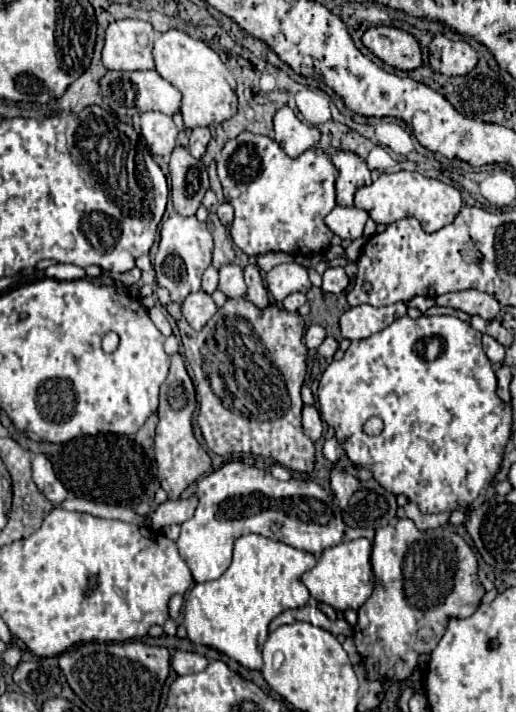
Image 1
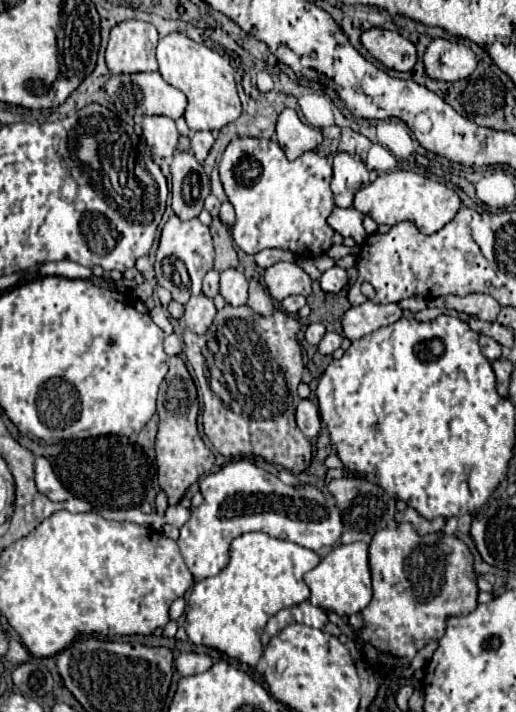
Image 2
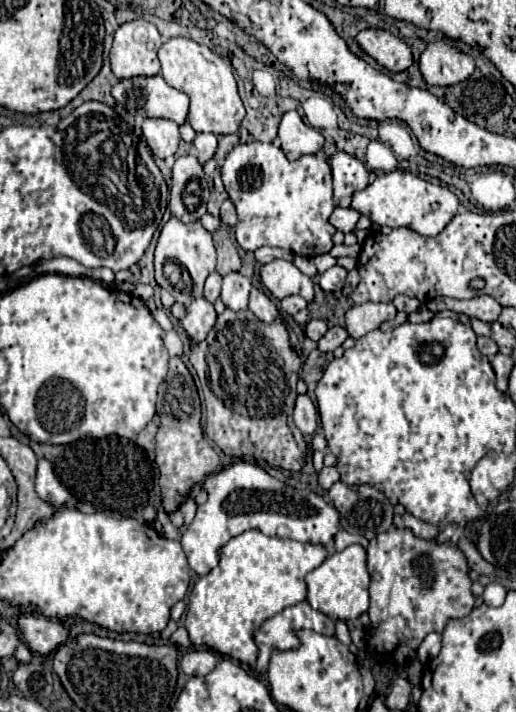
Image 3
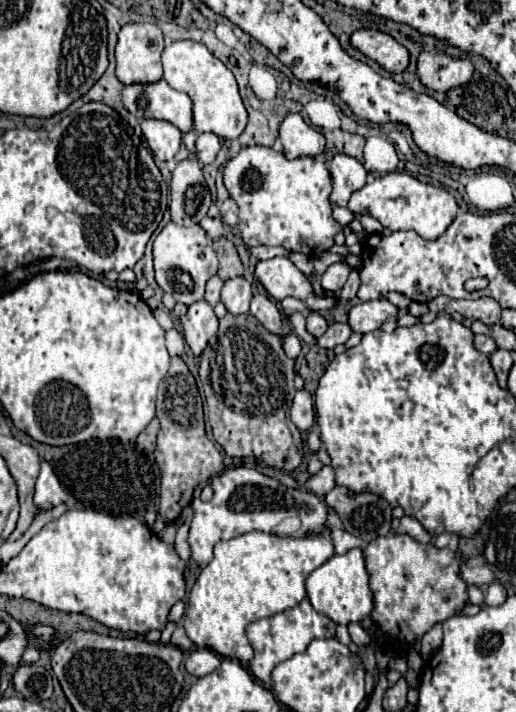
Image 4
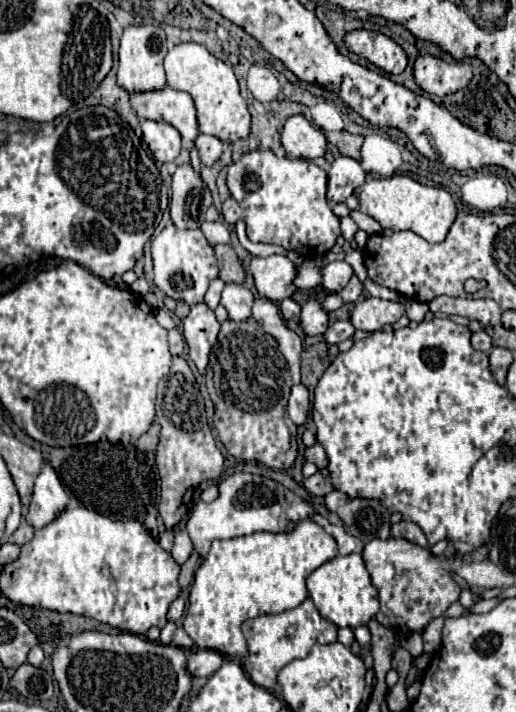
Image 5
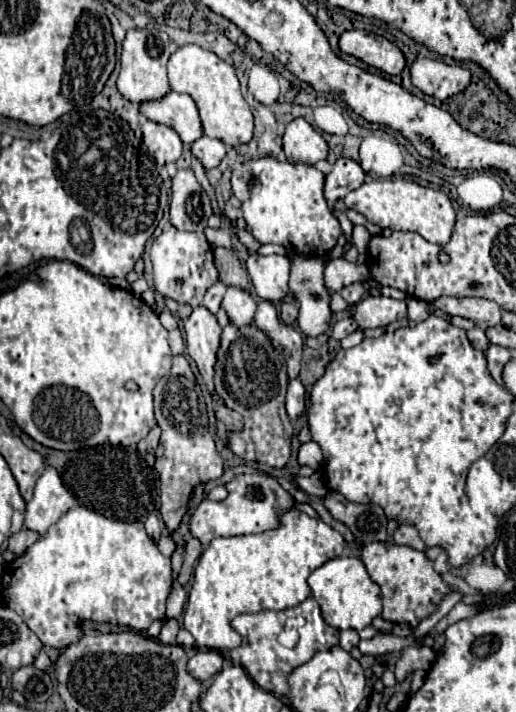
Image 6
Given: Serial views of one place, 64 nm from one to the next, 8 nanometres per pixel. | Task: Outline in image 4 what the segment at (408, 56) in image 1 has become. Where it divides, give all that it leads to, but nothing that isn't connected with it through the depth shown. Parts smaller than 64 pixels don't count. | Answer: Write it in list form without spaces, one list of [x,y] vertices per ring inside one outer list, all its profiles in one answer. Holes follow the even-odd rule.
[[[356,30],[350,36],[350,44],[370,60],[378,62],[390,74],[404,72],[408,66],[408,50],[384,32]]]

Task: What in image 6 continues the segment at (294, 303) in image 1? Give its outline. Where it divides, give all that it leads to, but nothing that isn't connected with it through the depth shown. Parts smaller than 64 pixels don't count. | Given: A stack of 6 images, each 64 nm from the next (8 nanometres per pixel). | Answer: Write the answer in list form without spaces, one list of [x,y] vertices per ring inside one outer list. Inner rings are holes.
[[[284,302],[280,306],[280,318],[282,318],[284,324],[292,326],[296,322],[296,318],[298,318],[298,306],[294,302]]]

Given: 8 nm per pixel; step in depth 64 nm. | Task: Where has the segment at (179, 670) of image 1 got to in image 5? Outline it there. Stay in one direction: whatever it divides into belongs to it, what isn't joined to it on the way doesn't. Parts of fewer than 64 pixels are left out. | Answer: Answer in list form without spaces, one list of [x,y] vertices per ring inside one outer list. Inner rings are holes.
[[[196,650],[188,658],[188,672],[192,676],[212,676],[222,666],[222,654],[216,650]]]

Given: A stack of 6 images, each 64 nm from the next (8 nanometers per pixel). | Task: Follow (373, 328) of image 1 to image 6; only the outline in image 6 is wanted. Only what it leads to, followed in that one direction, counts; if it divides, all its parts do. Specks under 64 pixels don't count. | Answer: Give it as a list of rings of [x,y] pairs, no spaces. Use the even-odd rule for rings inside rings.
[[[366,296],[356,304],[354,320],[362,330],[384,328],[406,316],[406,300],[396,300],[388,296]]]

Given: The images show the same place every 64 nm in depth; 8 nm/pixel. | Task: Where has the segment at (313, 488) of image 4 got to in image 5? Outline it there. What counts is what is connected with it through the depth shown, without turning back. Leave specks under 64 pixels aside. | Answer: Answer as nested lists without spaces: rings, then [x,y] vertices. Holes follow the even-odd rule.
[[[327,468],[318,470],[314,476],[310,476],[304,479],[304,487],[307,492],[313,497],[322,498],[327,493],[333,490],[332,484],[330,484],[330,478],[328,478]]]

